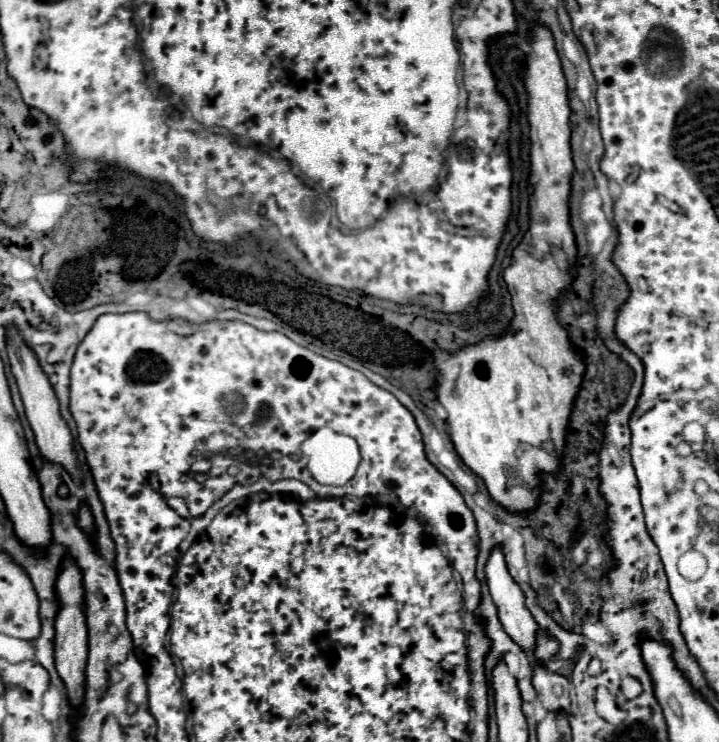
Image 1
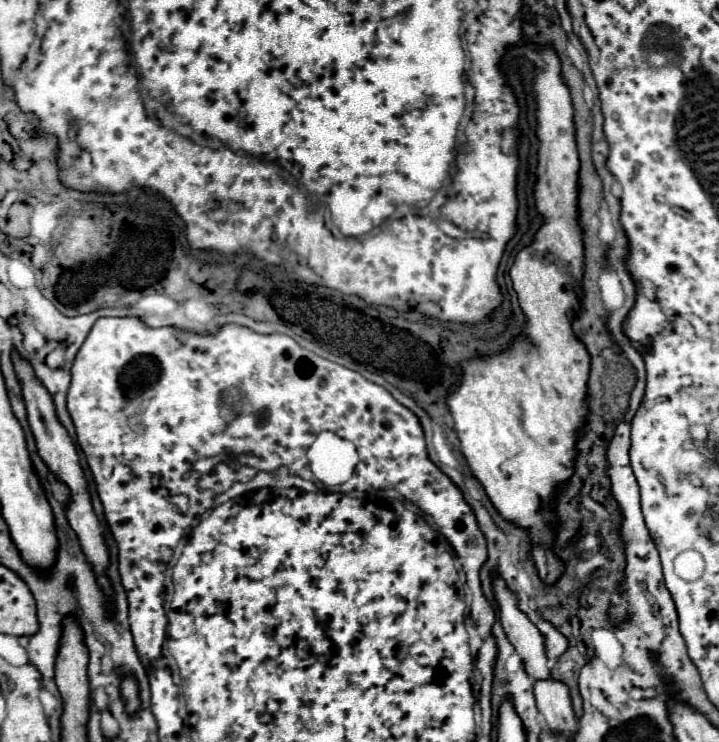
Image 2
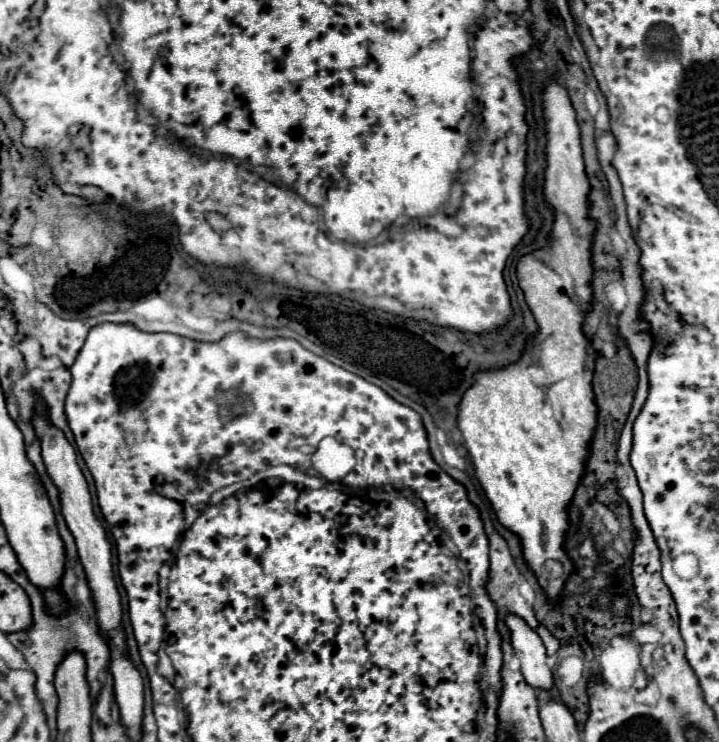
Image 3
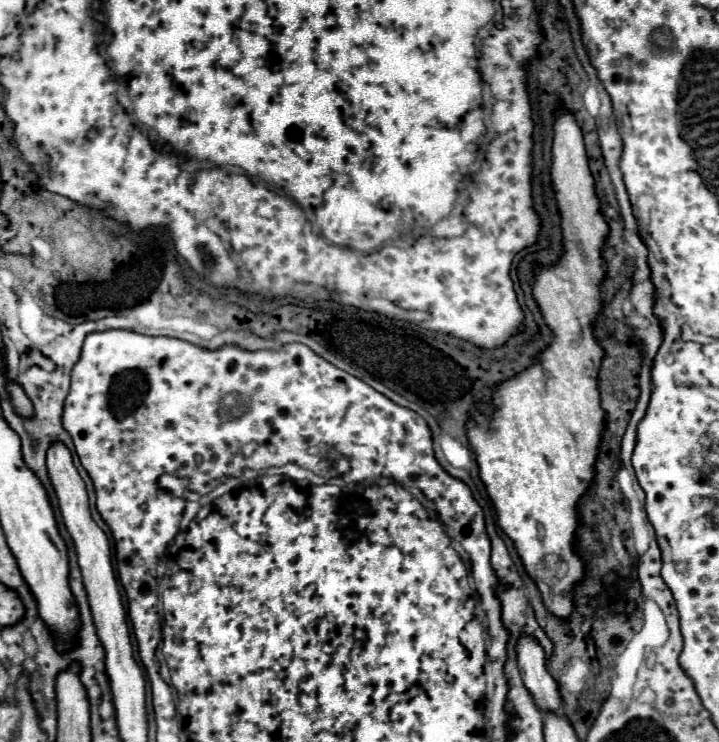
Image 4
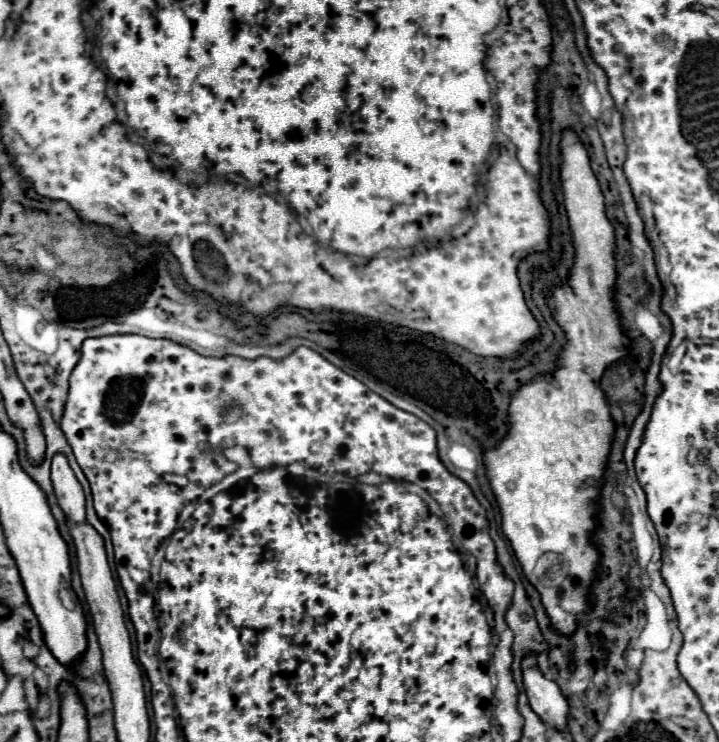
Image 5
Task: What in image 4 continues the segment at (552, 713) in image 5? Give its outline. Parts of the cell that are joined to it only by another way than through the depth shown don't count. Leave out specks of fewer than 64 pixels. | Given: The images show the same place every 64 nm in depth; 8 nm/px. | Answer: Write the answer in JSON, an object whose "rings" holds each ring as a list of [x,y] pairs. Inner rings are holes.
{"rings":[[[520,634],[516,642],[518,652],[518,666],[522,680],[530,694],[534,696],[534,702],[540,710],[558,710],[562,704],[558,684],[550,676],[546,668],[546,656],[544,648],[536,642],[536,638],[528,634]]]}

